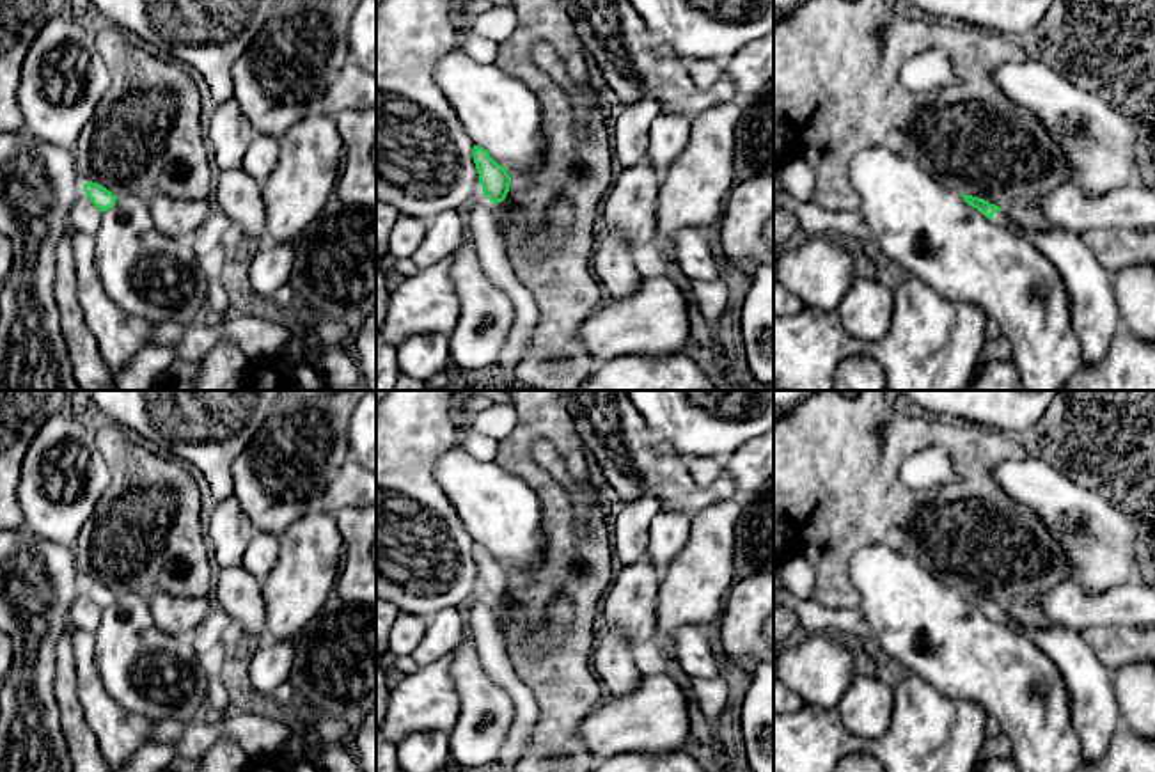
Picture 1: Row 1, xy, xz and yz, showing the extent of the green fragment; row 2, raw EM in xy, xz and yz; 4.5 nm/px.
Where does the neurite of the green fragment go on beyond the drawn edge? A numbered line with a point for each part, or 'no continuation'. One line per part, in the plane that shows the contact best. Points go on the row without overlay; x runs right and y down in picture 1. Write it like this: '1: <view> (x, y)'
1: yz (1095, 717)

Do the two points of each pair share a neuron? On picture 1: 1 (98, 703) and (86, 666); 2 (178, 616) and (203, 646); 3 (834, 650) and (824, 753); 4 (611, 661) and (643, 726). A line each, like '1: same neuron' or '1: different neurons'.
1: same neuron
2: different neurons
3: different neurons
4: different neurons

